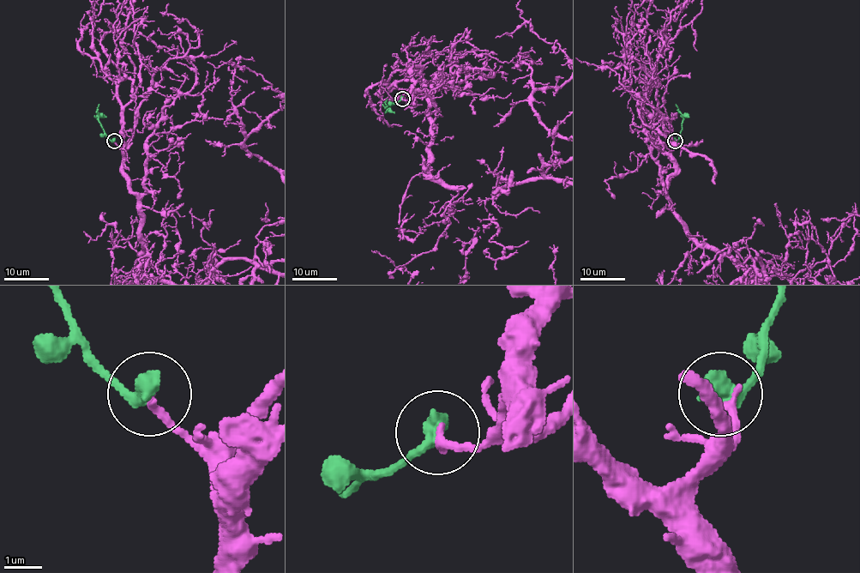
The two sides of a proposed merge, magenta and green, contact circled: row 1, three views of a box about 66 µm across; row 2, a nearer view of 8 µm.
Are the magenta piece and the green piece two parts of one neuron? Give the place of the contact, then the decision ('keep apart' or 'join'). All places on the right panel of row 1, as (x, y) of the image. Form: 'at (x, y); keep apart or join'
at (675, 141); join

